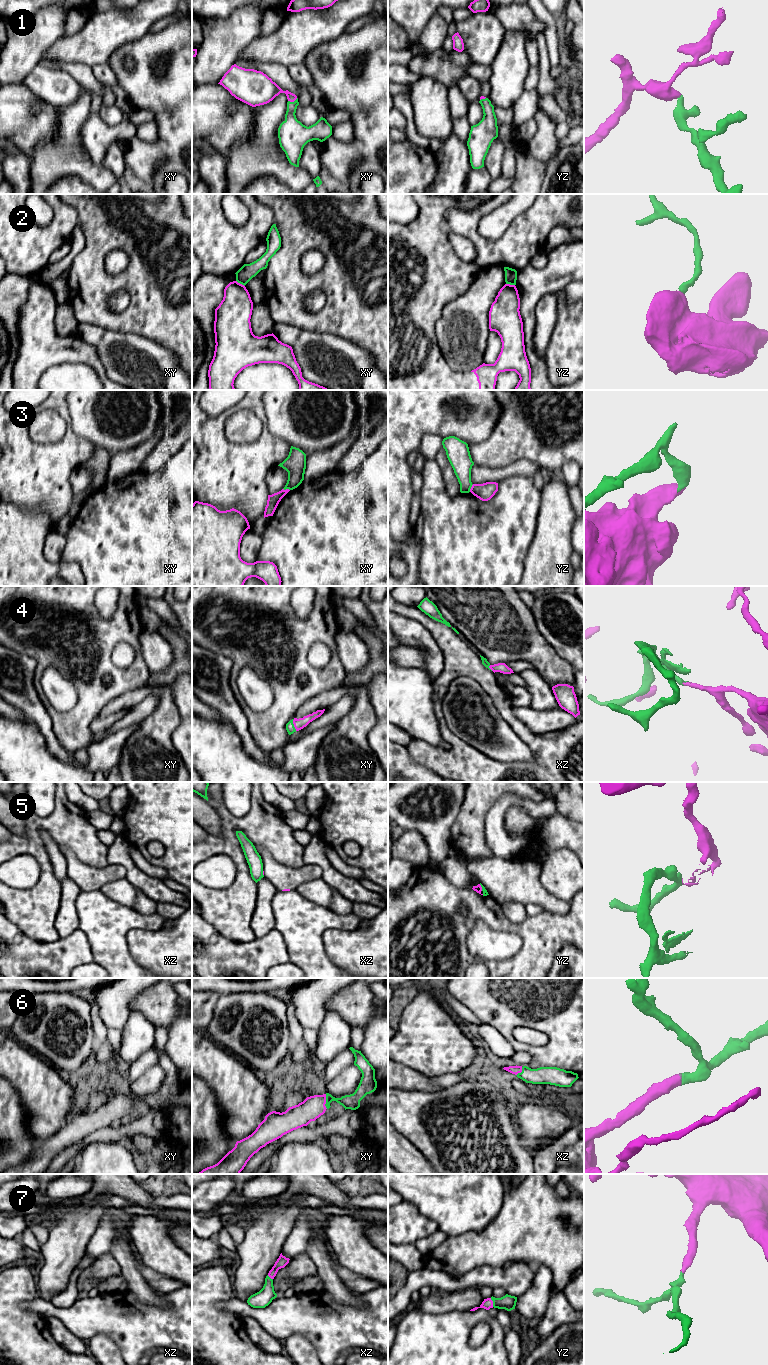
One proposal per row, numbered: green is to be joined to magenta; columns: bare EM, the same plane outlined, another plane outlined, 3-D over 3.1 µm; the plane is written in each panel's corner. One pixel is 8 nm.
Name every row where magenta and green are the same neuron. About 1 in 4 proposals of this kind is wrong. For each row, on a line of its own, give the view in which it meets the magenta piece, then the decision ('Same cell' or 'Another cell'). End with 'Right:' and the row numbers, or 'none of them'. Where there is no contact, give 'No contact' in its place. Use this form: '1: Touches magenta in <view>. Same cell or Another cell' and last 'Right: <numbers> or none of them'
1: Touches magenta in xy. Same cell
2: Touches magenta in xy. Another cell
3: Touches magenta in yz. Another cell
4: Touches magenta in xy. Same cell
5: Touches magenta in yz. Another cell
6: Touches magenta in xy. Same cell
7: Touches magenta in yz. Same cell
Right: 1, 4, 6, 7

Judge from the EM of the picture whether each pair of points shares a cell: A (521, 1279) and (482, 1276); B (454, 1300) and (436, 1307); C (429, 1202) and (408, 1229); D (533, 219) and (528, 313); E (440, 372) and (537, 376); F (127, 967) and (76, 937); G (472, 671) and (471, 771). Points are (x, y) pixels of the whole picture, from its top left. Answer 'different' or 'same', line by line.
A: same
B: same
C: different
D: different
E: different
F: different
G: same

